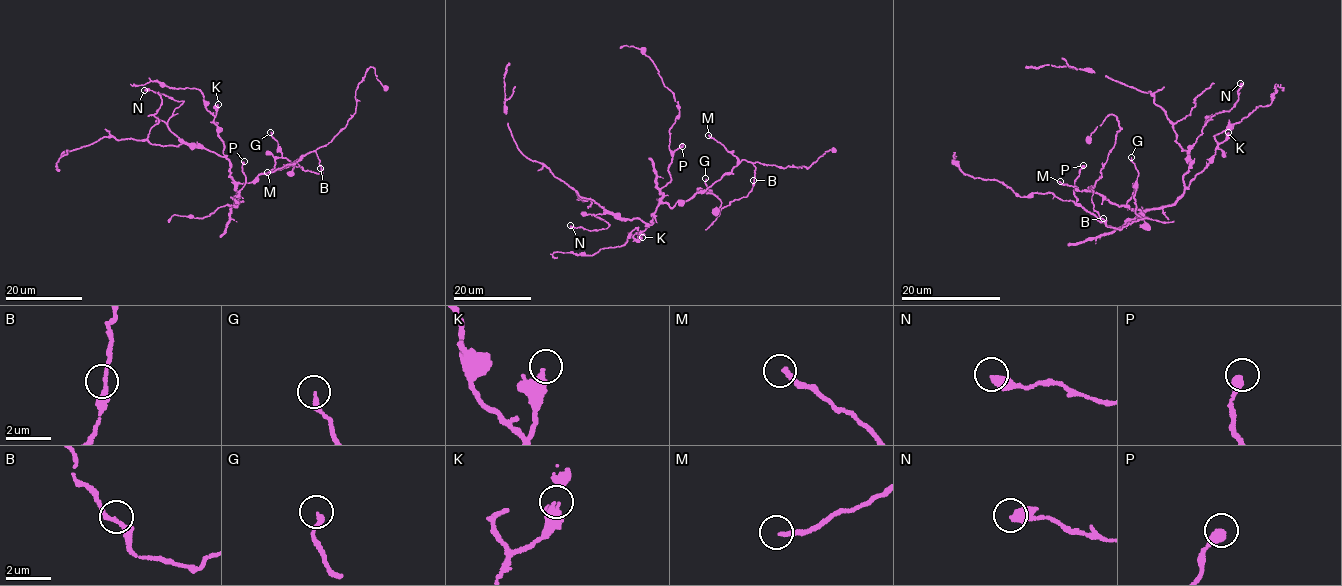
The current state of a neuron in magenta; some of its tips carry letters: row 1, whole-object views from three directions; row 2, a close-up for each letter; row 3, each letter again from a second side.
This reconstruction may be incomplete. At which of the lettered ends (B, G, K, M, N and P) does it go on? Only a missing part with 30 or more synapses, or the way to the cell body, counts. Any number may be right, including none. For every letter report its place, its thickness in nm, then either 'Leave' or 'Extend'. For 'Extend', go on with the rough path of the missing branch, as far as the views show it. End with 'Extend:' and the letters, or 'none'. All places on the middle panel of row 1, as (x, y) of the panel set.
B: Place: (753, 180). Thickness 190 nm. Leave
G: Place: (705, 178). Thickness 240 nm. Leave
K: Place: (642, 237). Thickness 280 nm. Leave
M: Place: (708, 135). Thickness 190 nm. Leave
N: Place: (570, 225). Thickness 440 nm. Leave
P: Place: (682, 146). Thickness 400 nm. Leave
Extend: none

